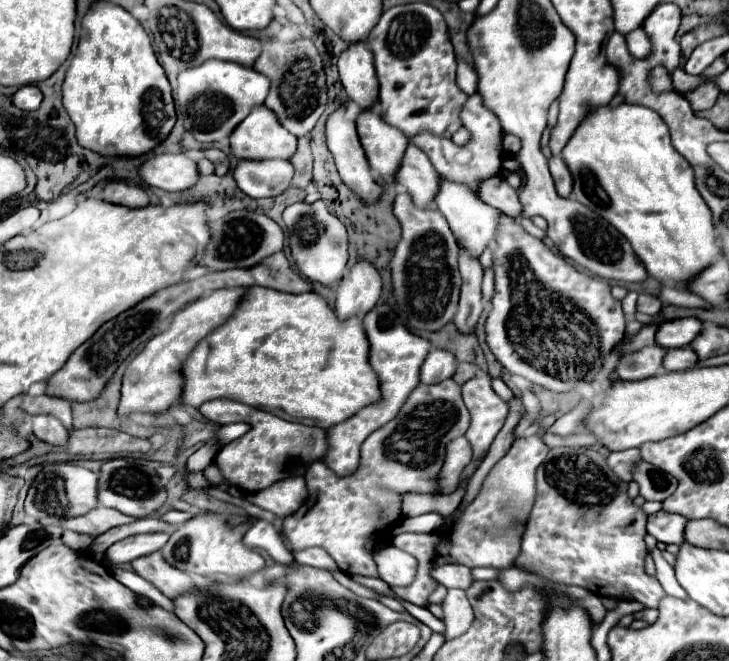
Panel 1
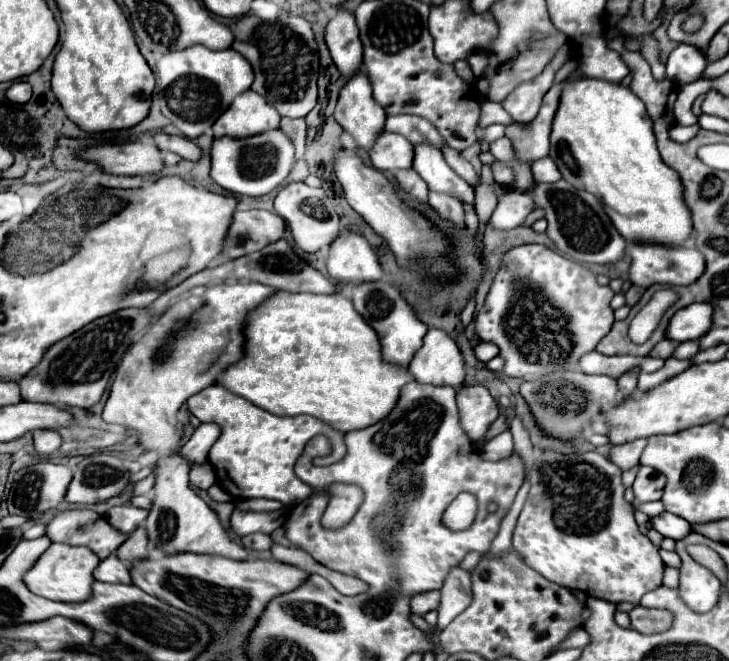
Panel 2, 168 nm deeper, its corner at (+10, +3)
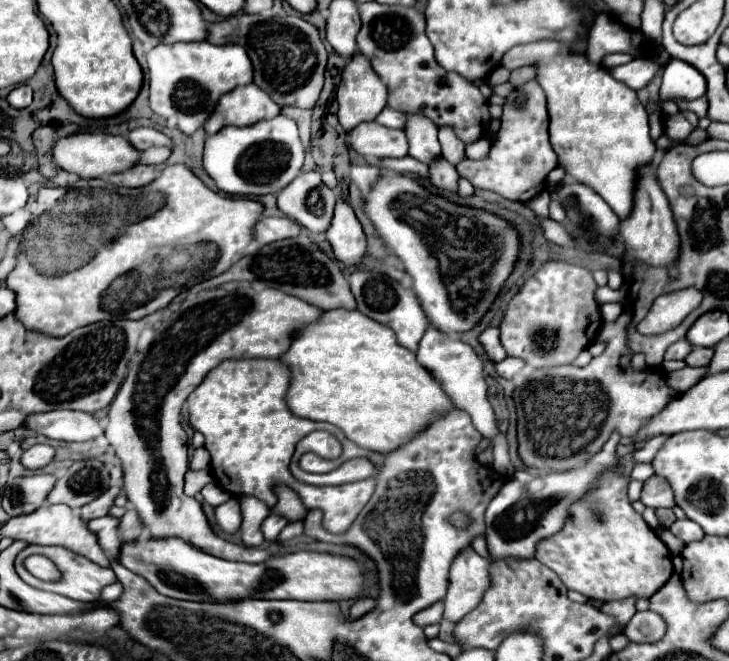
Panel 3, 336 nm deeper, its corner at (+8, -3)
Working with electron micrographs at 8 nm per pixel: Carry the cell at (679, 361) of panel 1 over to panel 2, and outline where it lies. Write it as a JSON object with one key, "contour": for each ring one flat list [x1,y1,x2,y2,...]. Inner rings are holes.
{"contour":[[684,341,684,343,676,345,672,357,676,357,676,359,692,359,696,353,698,353,698,343,696,341]]}

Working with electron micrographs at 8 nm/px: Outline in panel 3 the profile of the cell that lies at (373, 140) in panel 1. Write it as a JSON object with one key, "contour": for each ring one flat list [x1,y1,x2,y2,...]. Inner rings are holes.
{"contour":[[356,53,356,55,352,55,348,59,348,63,342,69,342,83,338,87,336,99,340,103,338,121,348,131,348,129,354,129,358,123,374,121,376,119,376,115,384,109,384,105,388,101,388,89,386,89,384,81,372,69,368,57,364,57,362,53]]}

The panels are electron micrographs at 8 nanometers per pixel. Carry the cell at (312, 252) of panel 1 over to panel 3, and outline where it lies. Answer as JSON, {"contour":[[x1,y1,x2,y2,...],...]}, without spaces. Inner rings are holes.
{"contour":[[318,171,300,173,296,181,290,181,290,185,278,193,278,207,292,221,314,233,328,229,334,203,334,191,322,183]]}

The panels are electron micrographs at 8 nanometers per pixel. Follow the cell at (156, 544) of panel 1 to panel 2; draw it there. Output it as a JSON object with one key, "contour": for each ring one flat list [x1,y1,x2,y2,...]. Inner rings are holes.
{"contour":[[82,509,82,511,62,511,48,525,46,535,52,541,66,545,90,547,100,559,112,555,128,537,126,533,114,529,102,515]]}

